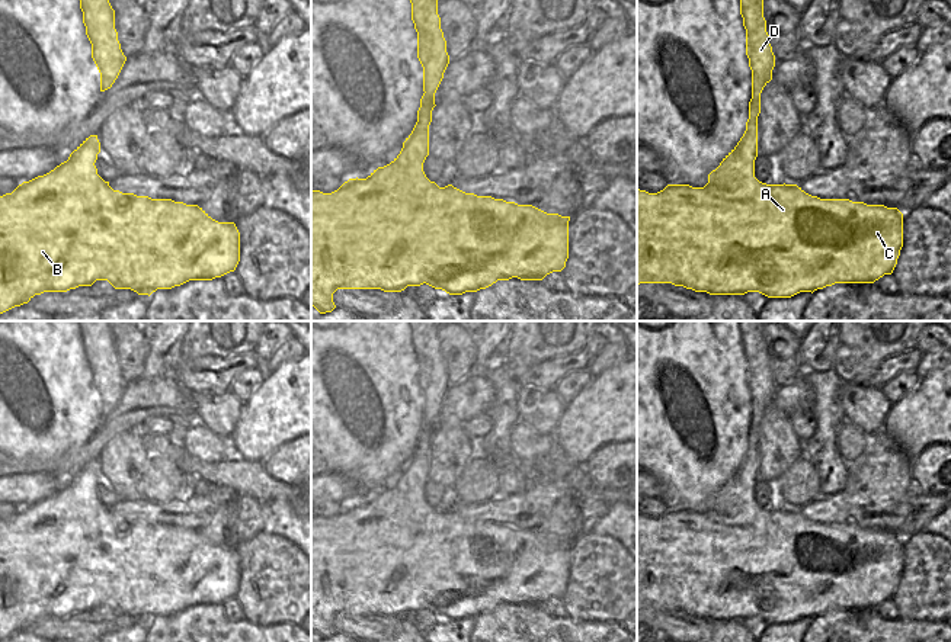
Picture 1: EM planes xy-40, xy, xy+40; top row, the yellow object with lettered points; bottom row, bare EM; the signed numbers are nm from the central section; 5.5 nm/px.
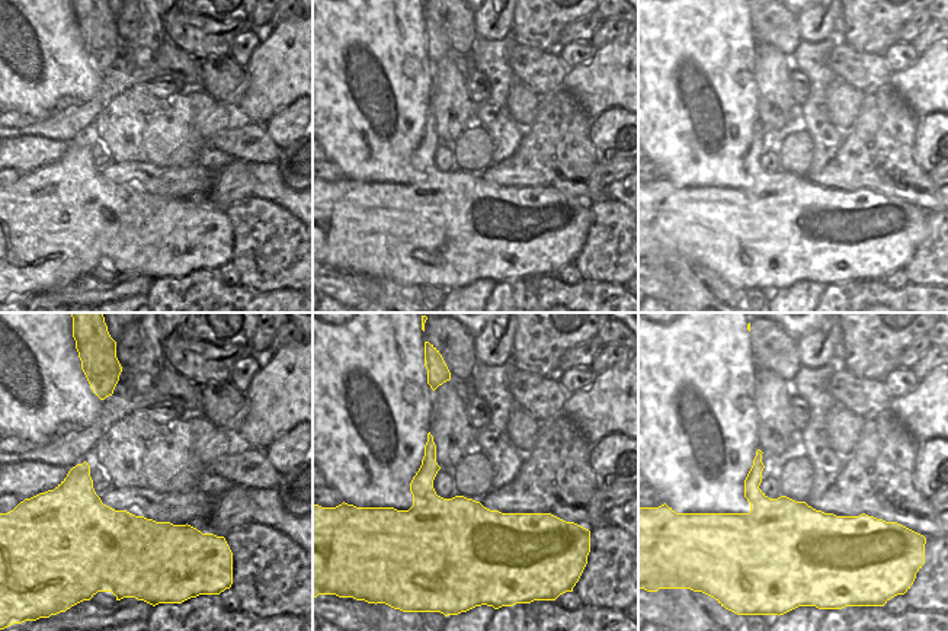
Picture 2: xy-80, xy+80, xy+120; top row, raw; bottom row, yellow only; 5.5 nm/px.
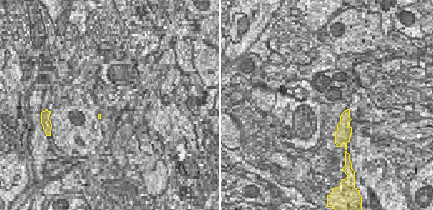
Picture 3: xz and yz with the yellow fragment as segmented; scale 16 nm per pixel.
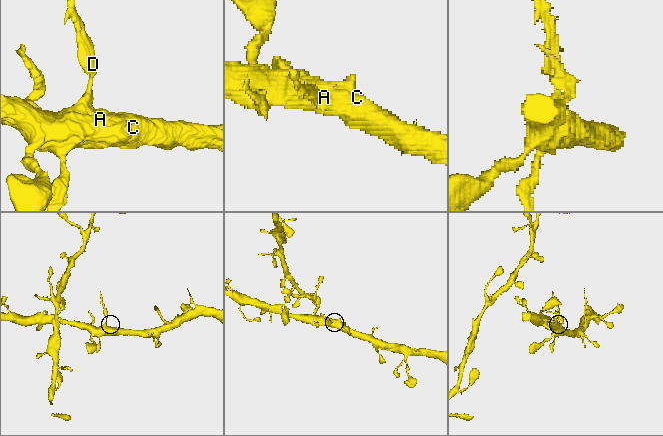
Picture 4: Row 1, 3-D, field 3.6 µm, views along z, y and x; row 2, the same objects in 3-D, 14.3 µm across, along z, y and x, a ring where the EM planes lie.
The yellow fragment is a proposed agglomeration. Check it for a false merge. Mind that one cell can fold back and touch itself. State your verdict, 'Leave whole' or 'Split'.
Split.

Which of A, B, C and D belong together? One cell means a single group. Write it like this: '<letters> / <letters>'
A B C / D

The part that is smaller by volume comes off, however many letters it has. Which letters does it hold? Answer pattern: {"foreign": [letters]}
{"foreign": ["D"]}

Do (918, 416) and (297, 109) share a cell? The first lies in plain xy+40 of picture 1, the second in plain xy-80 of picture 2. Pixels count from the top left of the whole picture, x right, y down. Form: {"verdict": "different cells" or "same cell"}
{"verdict": "different cells"}

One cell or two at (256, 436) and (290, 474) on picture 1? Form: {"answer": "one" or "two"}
{"answer": "two"}

